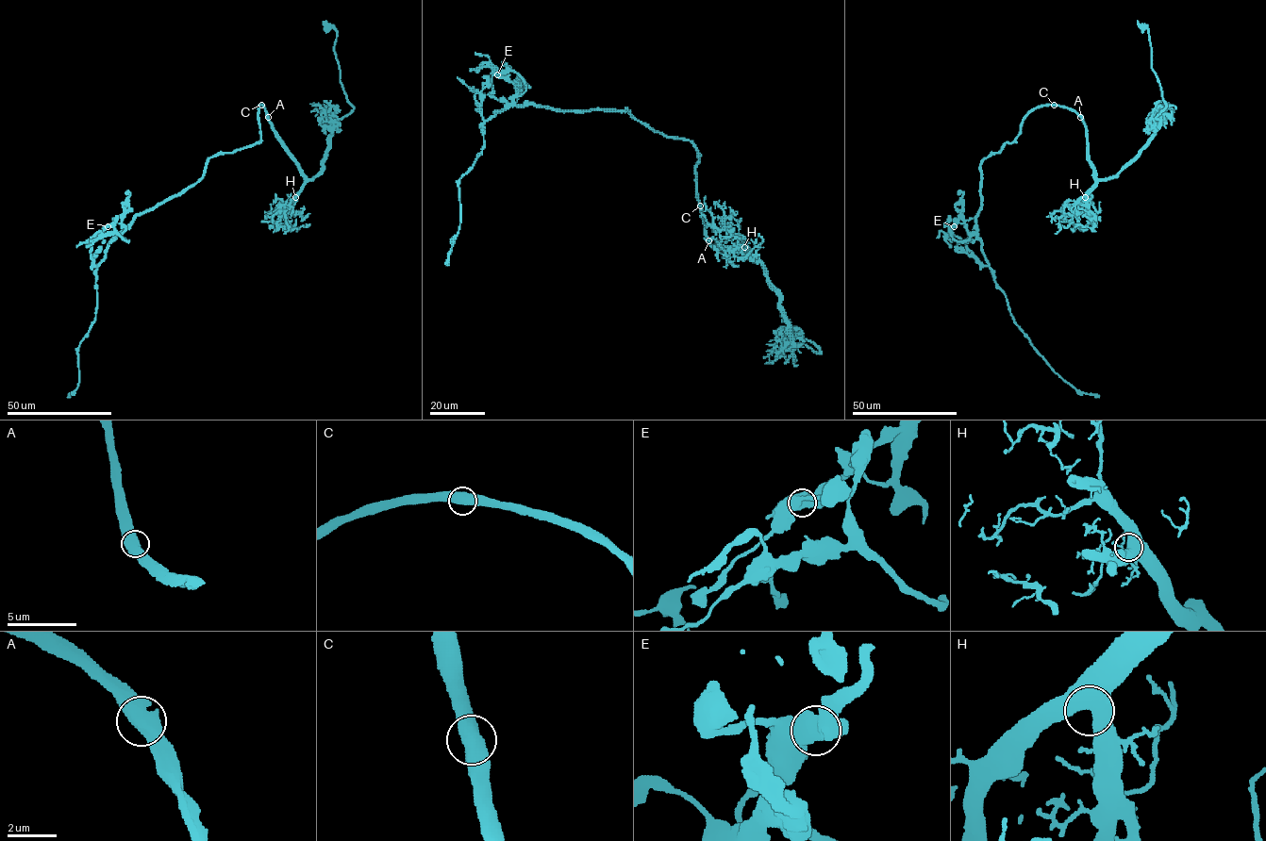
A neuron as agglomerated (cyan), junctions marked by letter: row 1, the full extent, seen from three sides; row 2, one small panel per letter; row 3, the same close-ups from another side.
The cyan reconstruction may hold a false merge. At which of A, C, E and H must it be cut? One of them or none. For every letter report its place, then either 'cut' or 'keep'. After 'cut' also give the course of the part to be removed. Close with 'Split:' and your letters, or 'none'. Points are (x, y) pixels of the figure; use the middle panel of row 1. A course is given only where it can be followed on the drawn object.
A: at (708, 240); keep
C: at (700, 206); keep
E: at (497, 74); keep
H: at (744, 247); keep
Split: none

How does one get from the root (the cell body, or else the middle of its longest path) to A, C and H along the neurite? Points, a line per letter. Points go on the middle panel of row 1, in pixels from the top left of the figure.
A: (691, 143), (699, 156), (696, 189), (704, 234), (708, 240)
C: (691, 143), (699, 156), (696, 189), (700, 206)
H: (691, 143), (699, 156), (696, 189), (707, 239), (716, 248), (739, 250), (757, 260), (744, 247)

